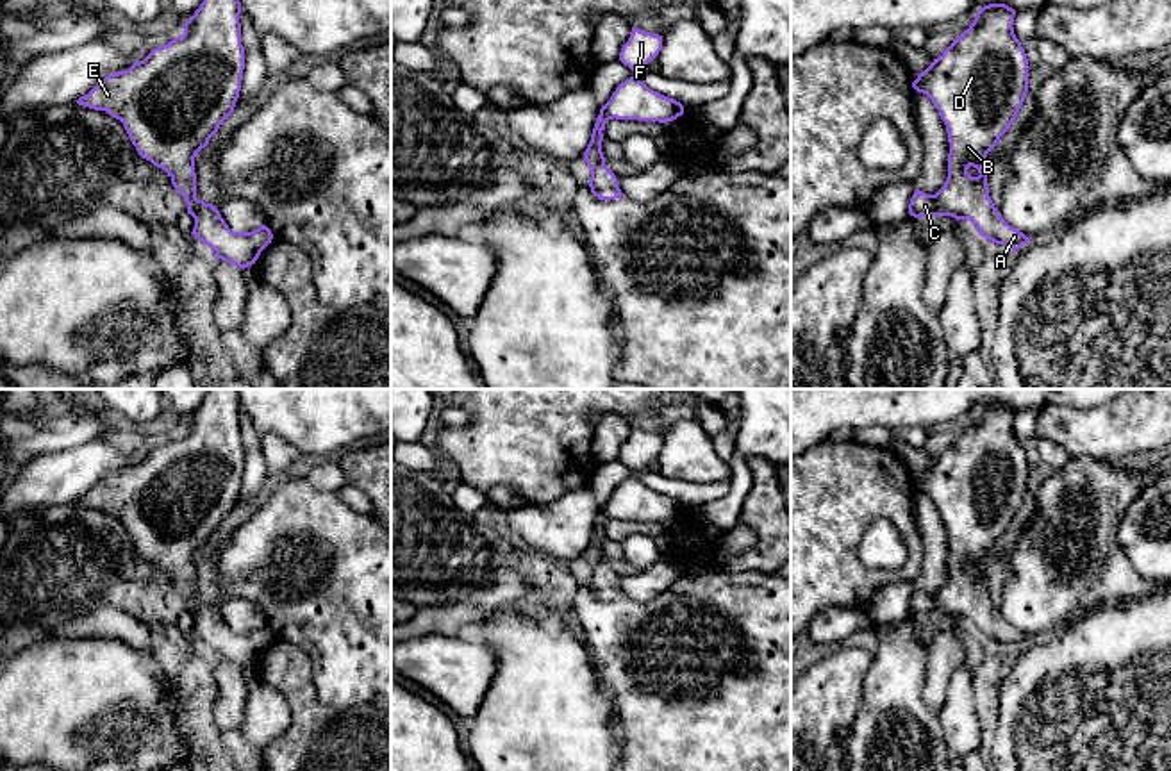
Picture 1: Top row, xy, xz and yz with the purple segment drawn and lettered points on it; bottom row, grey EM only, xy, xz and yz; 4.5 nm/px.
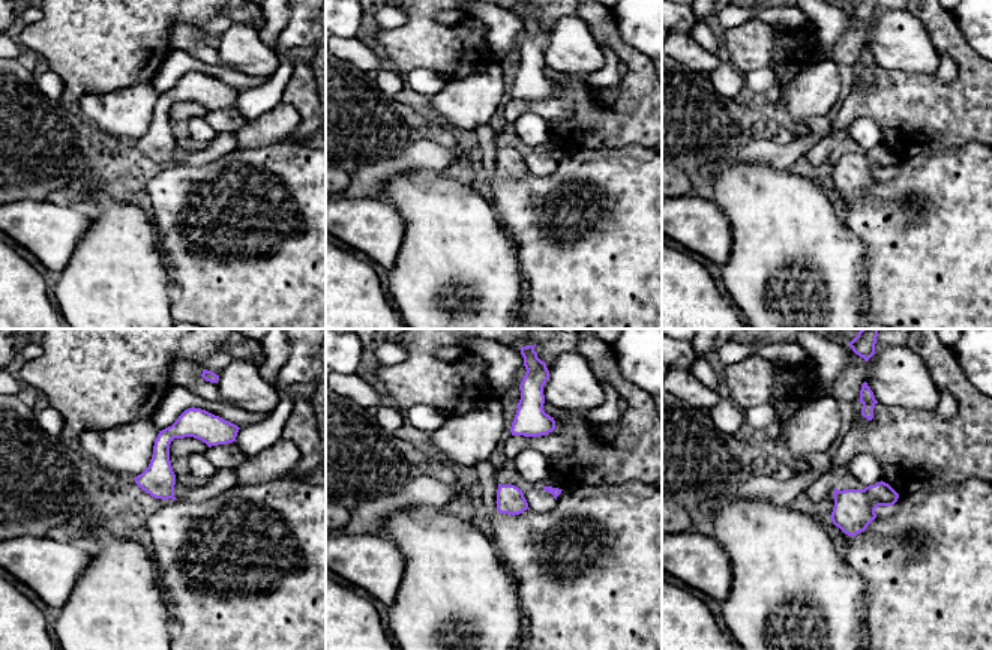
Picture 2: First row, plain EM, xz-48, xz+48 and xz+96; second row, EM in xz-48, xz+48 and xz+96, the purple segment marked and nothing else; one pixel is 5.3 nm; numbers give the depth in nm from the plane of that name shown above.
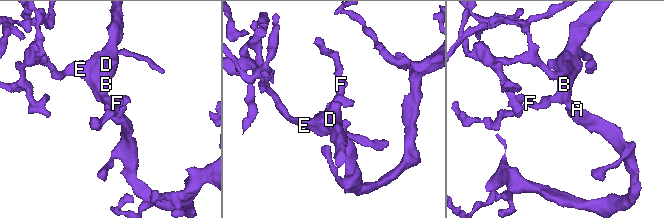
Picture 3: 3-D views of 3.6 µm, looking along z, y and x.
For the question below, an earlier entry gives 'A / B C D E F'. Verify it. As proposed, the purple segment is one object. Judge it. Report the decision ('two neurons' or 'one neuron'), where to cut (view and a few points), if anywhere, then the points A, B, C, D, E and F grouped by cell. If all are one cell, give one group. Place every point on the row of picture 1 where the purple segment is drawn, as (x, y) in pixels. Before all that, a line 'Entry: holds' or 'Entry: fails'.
Entry: fails
one neuron; cut none; groups A B C D E F

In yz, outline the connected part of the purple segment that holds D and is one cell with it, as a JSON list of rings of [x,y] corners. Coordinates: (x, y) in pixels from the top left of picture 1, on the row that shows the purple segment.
[[[1005,4],[984,5],[968,30],[964,30],[934,62],[918,75],[912,87],[926,95],[946,125],[950,153],[948,178],[935,195],[914,191],[909,214],[951,216],[969,220],[978,234],[996,245],[1007,245],[1012,253],[1026,245],[1026,237],[1010,227],[989,196],[984,161],[1000,137],[1014,123],[1028,93],[1028,59],[1014,34],[1016,11]]]

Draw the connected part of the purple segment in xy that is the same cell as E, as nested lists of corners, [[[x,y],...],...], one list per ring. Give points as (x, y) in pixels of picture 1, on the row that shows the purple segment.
[[[203,0],[184,23],[184,34],[168,45],[154,48],[129,70],[109,73],[79,105],[105,111],[120,120],[137,153],[162,168],[173,187],[186,198],[187,214],[195,218],[193,236],[216,252],[216,259],[241,269],[255,264],[261,252],[271,243],[271,230],[262,225],[252,232],[232,232],[212,203],[196,198],[195,157],[209,145],[220,125],[234,112],[245,70],[241,45],[241,2]]]

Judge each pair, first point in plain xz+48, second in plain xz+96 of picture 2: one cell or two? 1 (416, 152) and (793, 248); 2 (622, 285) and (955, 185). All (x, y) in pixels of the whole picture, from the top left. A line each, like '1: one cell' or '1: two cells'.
1: two cells
2: one cell

